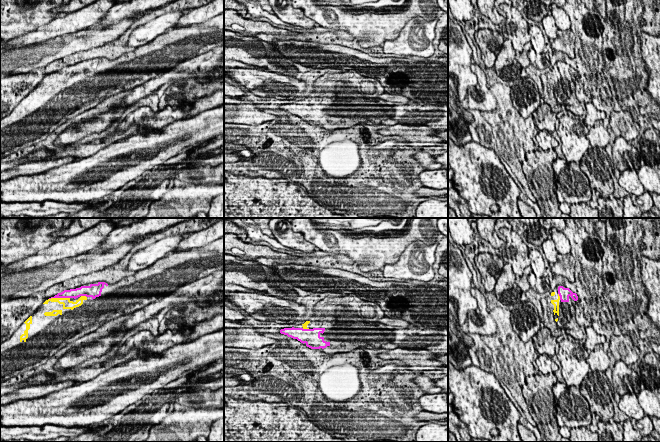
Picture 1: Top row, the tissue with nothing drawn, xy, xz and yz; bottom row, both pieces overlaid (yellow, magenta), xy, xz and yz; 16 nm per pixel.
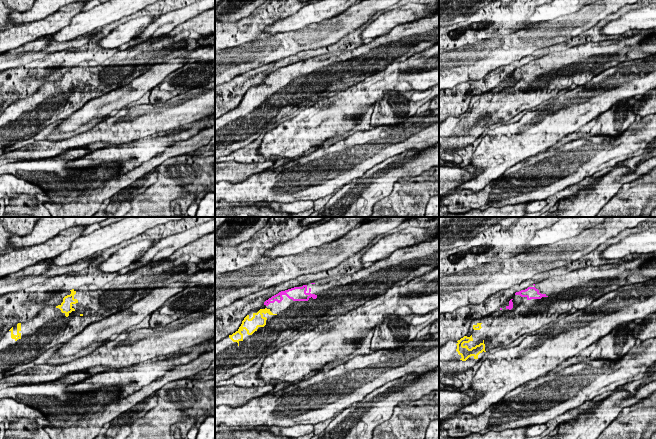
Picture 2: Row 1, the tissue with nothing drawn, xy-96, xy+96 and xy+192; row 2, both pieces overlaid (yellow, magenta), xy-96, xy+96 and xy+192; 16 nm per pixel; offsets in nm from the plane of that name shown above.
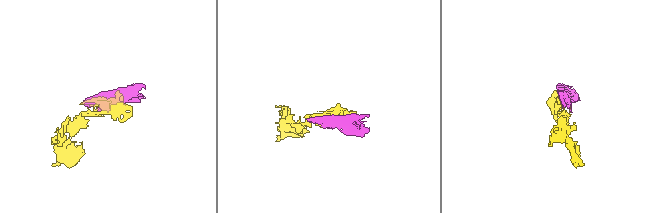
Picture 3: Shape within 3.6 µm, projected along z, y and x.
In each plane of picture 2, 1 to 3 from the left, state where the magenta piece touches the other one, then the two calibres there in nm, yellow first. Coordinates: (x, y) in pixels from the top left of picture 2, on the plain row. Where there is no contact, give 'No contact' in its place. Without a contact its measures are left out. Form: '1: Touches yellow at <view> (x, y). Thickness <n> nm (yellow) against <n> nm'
1: No contact
2: No contact
3: No contact

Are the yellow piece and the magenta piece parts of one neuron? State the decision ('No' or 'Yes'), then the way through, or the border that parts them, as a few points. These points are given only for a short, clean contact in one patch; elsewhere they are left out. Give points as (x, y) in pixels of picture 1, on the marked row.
Yes

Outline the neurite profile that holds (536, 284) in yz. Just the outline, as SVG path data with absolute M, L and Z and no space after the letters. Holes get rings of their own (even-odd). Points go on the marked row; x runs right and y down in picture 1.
M531 272L528 276L528 281L530 284L530 287L541 296L544 296L546 293L546 288L543 284L543 278L537 278L533 272Z

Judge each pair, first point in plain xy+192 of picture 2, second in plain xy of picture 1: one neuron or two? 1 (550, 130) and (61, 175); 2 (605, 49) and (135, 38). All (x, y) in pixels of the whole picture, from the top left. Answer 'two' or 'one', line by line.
1: two
2: two

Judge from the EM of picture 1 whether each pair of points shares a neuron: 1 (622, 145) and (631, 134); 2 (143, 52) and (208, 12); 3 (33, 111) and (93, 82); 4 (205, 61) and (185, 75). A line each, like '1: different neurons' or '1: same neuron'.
1: different neurons
2: different neurons
3: same neuron
4: same neuron

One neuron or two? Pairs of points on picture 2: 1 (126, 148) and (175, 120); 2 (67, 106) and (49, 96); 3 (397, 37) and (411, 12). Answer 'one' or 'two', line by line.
1: two
2: one
3: two

